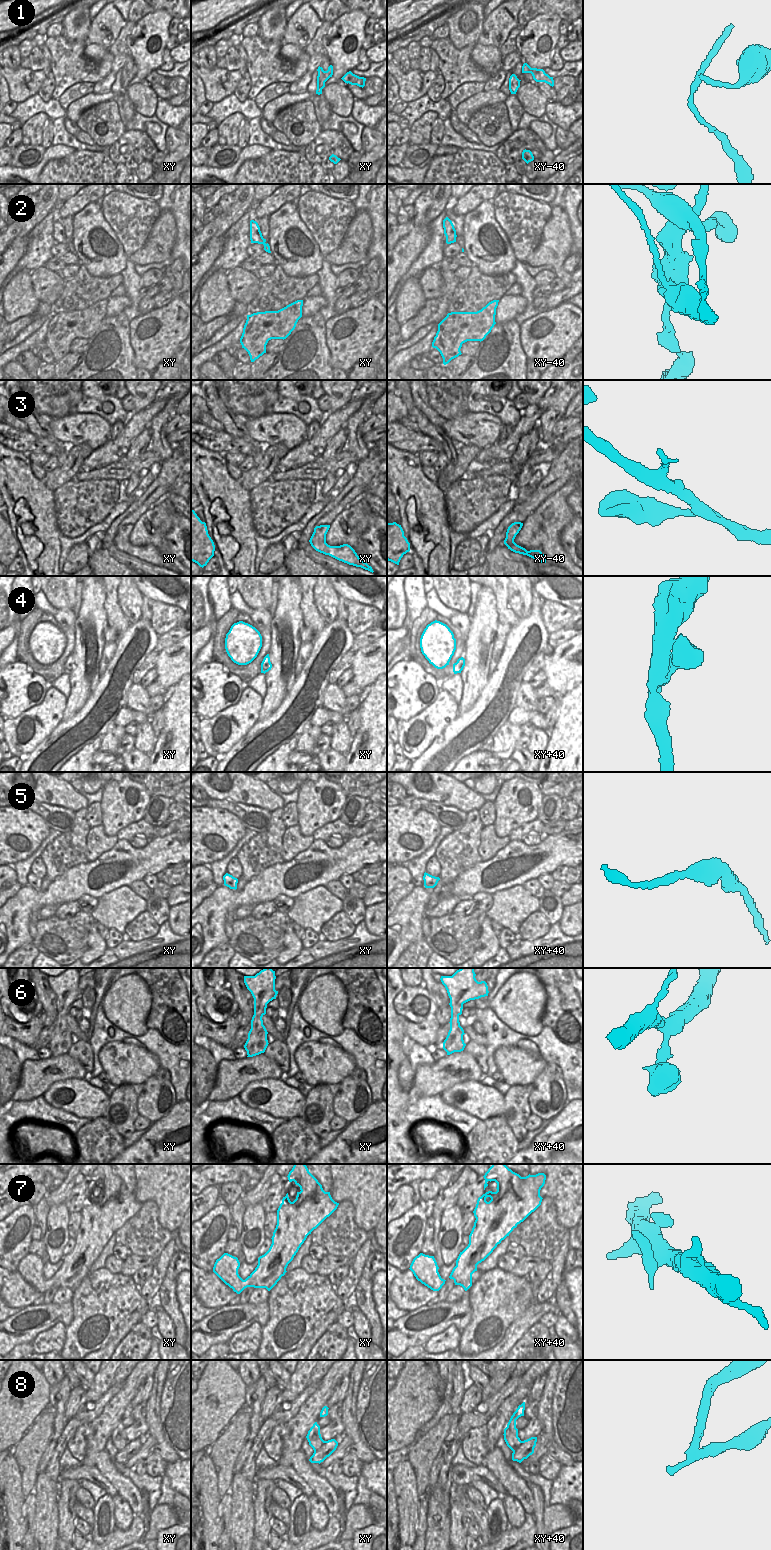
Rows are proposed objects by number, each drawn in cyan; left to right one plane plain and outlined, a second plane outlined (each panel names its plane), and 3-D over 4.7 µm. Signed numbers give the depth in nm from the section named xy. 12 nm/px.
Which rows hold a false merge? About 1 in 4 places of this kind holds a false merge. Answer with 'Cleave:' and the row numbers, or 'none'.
Cleave: 1, 2, 8

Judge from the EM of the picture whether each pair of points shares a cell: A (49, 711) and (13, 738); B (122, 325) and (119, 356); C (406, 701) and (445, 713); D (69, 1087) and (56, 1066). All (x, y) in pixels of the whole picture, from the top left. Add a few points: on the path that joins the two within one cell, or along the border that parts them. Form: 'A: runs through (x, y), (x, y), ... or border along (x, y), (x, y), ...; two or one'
A: runs through (37, 715), (24, 715), (15, 726); one
B: runs through (119, 333), (119, 348); one
C: border along (440, 689), (436, 698), (431, 703), (405, 720); two
D: border along (83, 1078), (57, 1080), (44, 1093); two

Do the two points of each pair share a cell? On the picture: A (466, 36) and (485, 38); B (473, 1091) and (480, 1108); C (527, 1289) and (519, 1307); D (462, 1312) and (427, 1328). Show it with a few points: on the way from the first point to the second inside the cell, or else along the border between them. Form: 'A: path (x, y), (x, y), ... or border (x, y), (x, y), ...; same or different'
A: border (485, 18), (482, 24), (482, 32), (476, 41); different
B: path (473, 1095), (480, 1104); same
C: path (527, 1293), (521, 1303); same
D: path (453, 1313), (436, 1325); same

